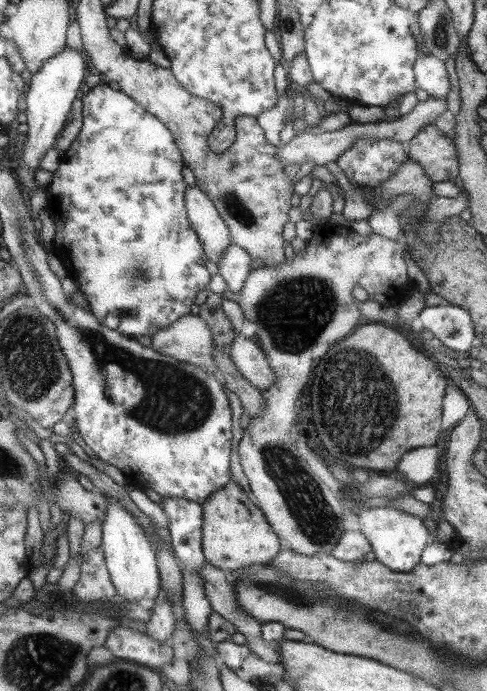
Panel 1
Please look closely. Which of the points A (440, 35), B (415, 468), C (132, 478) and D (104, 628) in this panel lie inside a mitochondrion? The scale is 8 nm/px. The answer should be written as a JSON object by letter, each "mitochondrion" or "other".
{"A":"mitochondrion","B":"other","C":"other","D":"other"}

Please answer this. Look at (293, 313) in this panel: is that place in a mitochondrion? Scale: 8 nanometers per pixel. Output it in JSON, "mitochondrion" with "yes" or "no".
{"mitochondrion":"yes"}

